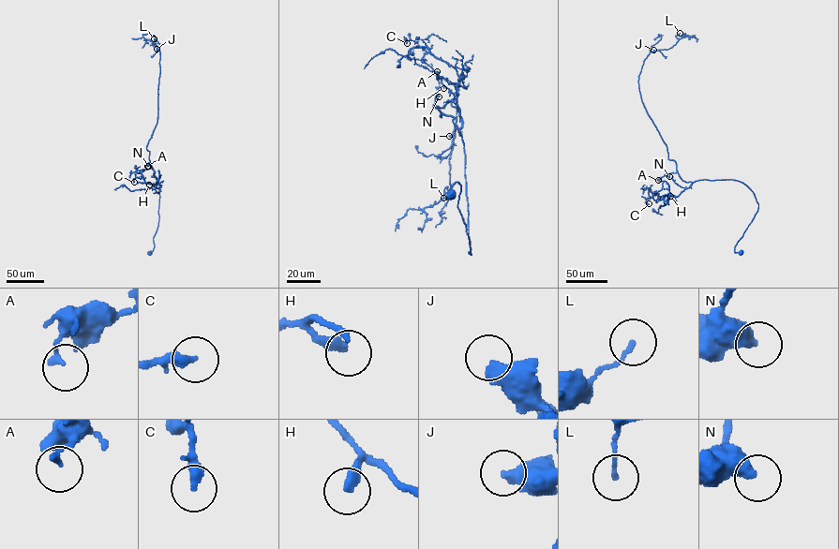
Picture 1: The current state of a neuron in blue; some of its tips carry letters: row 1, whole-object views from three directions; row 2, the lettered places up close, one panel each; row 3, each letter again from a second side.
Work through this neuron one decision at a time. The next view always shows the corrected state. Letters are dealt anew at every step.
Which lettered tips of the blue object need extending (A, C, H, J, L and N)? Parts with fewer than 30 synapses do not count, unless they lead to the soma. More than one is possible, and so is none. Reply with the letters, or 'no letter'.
no letter

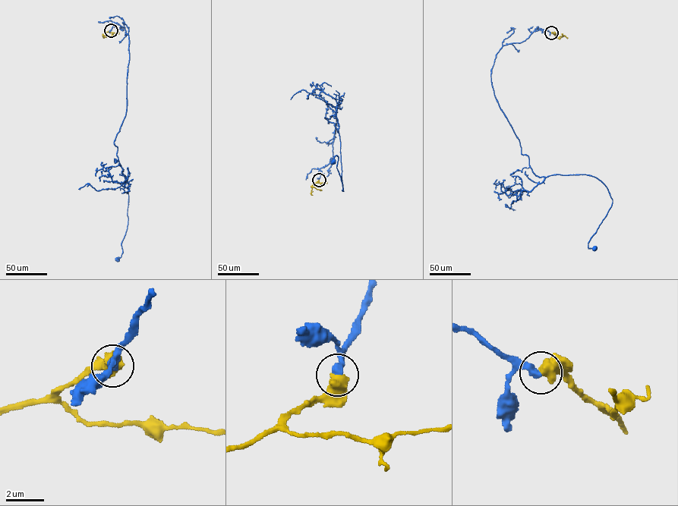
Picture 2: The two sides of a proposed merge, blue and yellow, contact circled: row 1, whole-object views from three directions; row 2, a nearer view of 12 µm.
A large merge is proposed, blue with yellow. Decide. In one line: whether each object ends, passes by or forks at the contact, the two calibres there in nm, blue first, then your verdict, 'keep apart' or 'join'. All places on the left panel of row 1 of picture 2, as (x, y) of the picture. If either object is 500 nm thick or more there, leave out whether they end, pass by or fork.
calibres 420 and 750 nm; join

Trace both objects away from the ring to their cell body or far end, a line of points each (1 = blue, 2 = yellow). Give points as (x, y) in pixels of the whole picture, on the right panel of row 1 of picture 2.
1: (551, 32), (502, 46), (491, 84), (534, 174), (589, 174), (607, 187), (594, 249)
2: (551, 32), (559, 39), (562, 33)

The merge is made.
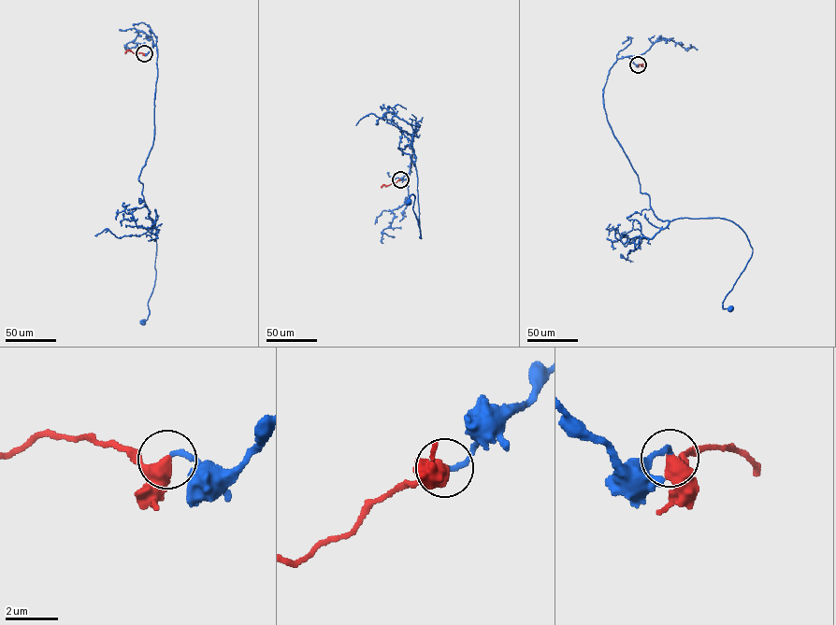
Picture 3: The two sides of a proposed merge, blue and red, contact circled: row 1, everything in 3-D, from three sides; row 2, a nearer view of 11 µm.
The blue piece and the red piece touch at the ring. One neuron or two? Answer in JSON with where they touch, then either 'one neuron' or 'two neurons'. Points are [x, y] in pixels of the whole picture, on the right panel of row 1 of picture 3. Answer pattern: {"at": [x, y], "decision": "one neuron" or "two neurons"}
{"at": [638, 64], "decision": "one neuron"}

